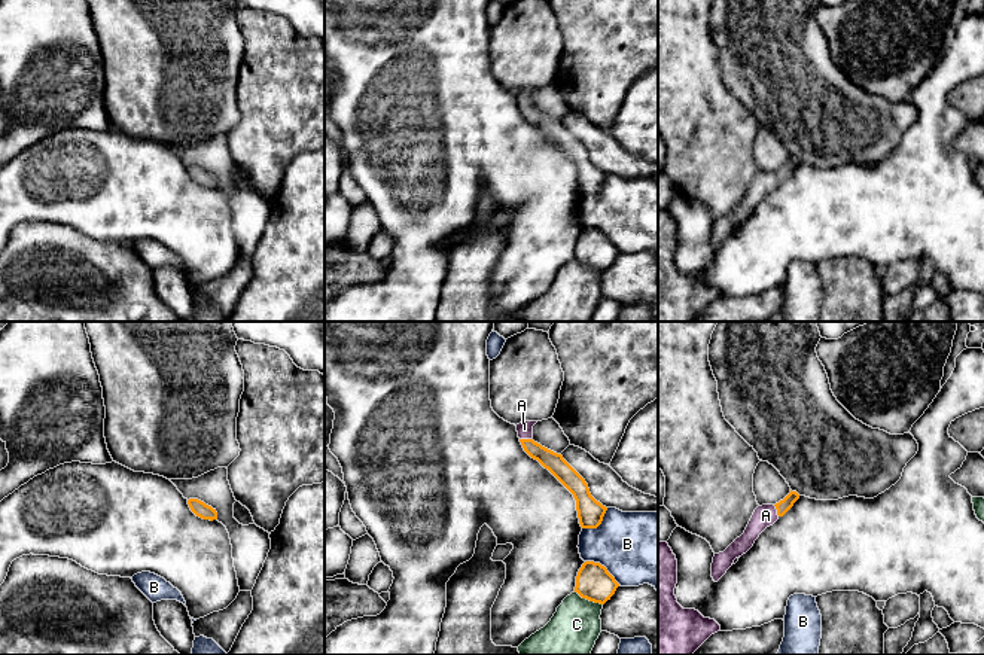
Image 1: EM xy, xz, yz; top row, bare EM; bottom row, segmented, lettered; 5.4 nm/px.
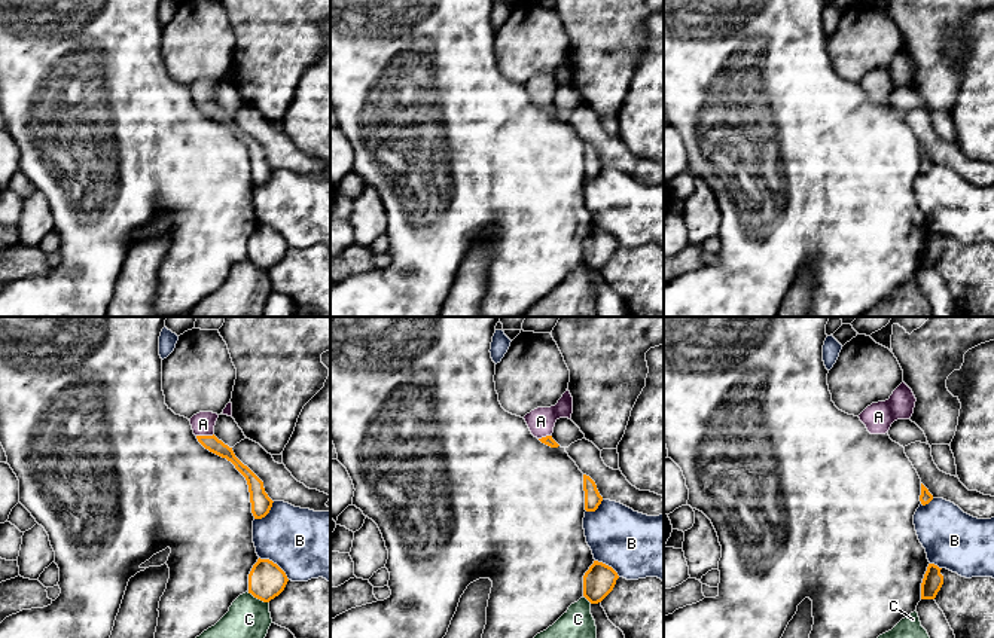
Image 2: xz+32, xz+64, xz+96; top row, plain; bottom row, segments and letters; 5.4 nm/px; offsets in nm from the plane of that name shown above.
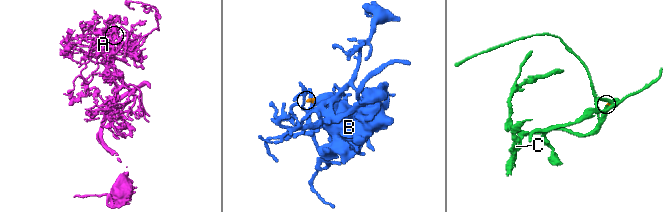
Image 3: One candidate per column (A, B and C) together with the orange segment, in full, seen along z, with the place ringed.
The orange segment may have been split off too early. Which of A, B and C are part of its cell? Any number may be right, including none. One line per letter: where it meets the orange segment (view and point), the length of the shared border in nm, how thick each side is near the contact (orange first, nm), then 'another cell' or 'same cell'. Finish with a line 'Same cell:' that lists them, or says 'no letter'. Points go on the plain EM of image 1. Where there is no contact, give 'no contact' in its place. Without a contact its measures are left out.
A: contact xz (526, 106); length 60 nm; calibres 100 and 90 nm; same cell
B: contact xz (603, 232); length 240 nm; calibres 190 and 400 nm; another cell
C: contact xz (588, 265); length 170 nm; calibres 190 and 280 nm; another cell
Same cell: A

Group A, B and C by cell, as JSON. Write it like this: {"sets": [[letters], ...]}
{"sets": [["A"], ["B"], ["C"]]}

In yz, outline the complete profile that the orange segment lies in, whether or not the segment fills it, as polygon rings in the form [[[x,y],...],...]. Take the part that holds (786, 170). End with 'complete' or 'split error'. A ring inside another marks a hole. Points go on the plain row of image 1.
[[[792,158],[776,171],[758,173],[744,196],[723,219],[715,220],[712,229],[712,244],[718,249],[726,237],[732,232],[734,226],[746,220],[759,204],[759,201],[783,183],[793,170],[799,165],[796,158]]]; split error

